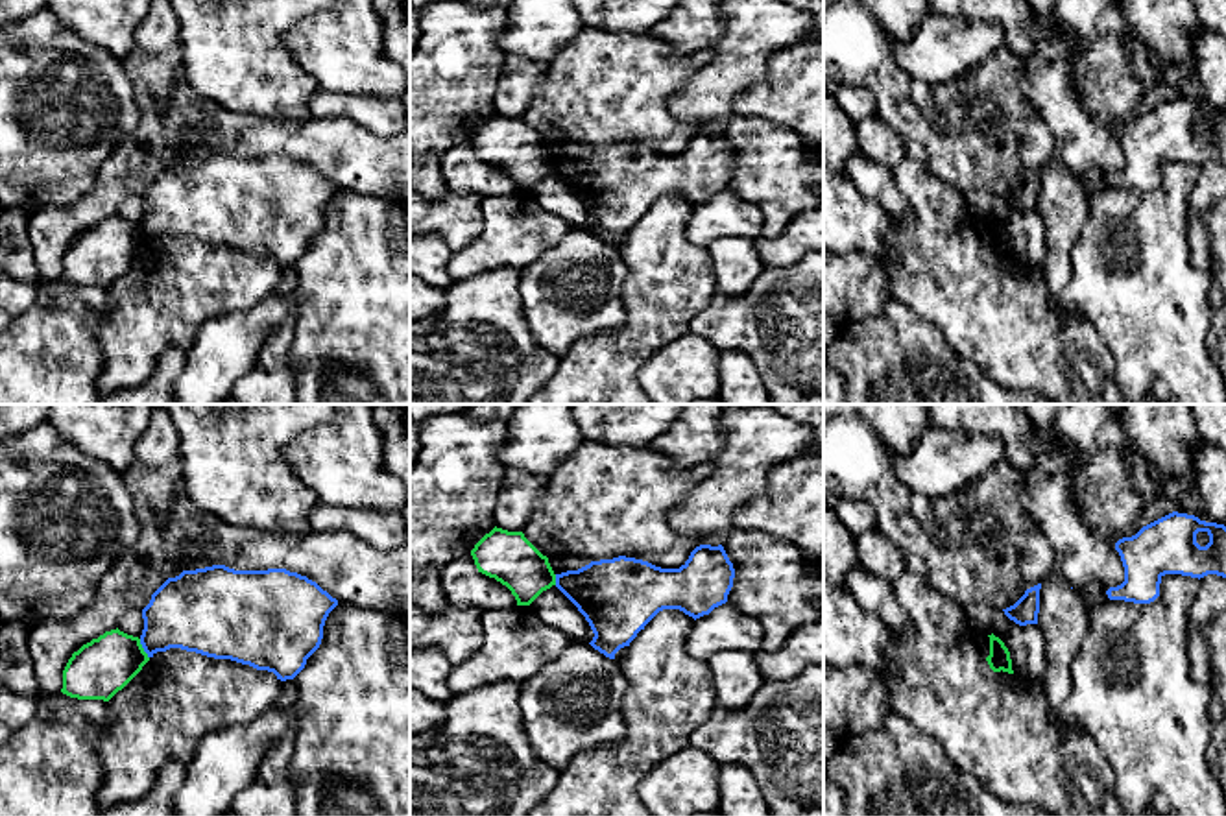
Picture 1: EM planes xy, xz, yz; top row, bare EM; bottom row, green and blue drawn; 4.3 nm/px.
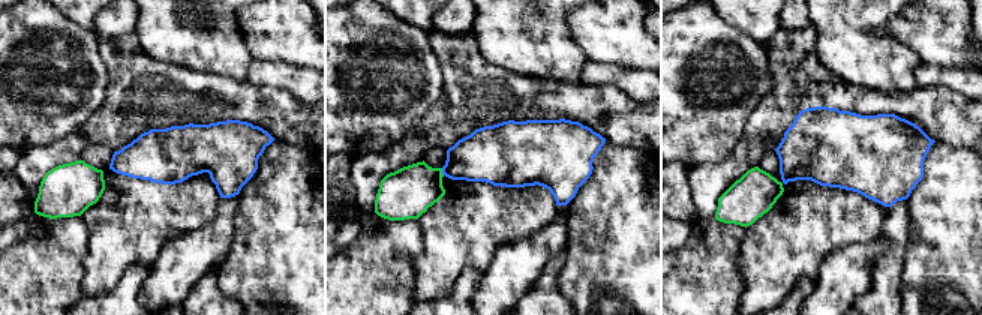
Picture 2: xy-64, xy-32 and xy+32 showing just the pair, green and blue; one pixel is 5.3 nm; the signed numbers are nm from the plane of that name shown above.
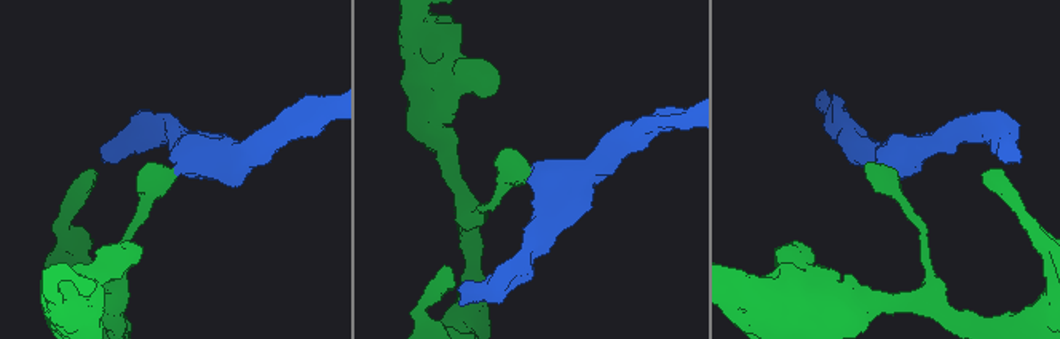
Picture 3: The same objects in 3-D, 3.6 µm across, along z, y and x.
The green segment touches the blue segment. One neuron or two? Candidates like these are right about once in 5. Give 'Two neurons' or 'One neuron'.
Two neurons

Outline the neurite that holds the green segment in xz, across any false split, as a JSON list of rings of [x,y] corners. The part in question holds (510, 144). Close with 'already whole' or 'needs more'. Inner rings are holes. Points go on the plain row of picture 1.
[[[493,114],[471,137],[478,159],[506,172],[517,192],[530,192],[543,177],[556,172],[556,161],[523,118]]]; already whole

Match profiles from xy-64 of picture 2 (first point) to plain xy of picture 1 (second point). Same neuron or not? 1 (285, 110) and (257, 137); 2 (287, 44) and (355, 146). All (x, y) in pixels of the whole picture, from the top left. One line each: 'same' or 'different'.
1: same
2: different

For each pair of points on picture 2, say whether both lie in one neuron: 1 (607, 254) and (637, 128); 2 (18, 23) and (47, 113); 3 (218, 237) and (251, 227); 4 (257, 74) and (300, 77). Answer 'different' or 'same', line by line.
1: different
2: same
3: different
4: same

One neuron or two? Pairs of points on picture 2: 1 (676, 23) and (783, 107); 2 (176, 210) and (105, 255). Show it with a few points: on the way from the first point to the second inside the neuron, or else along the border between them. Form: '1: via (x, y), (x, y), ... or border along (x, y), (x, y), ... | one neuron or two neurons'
1: border along (769, 59), (774, 87), (747, 123) | two neurons
2: via (158, 218), (135, 234), (123, 237) | one neuron

